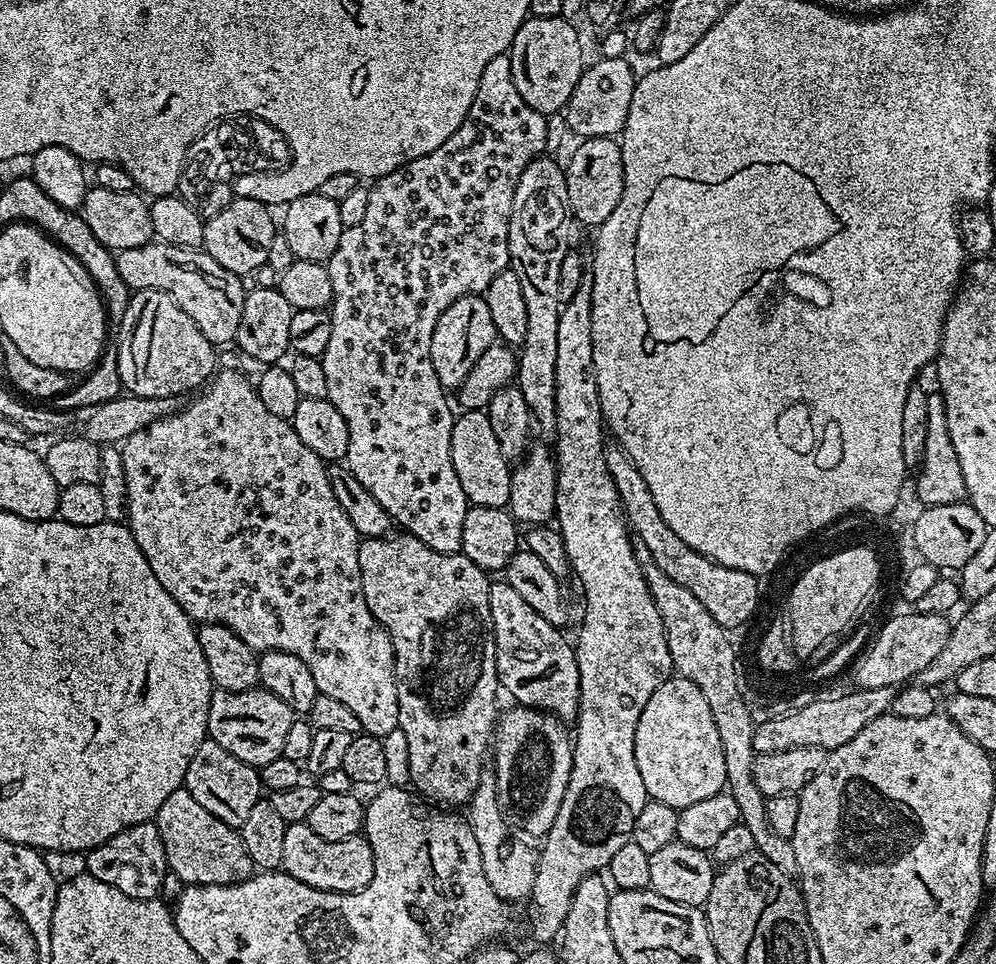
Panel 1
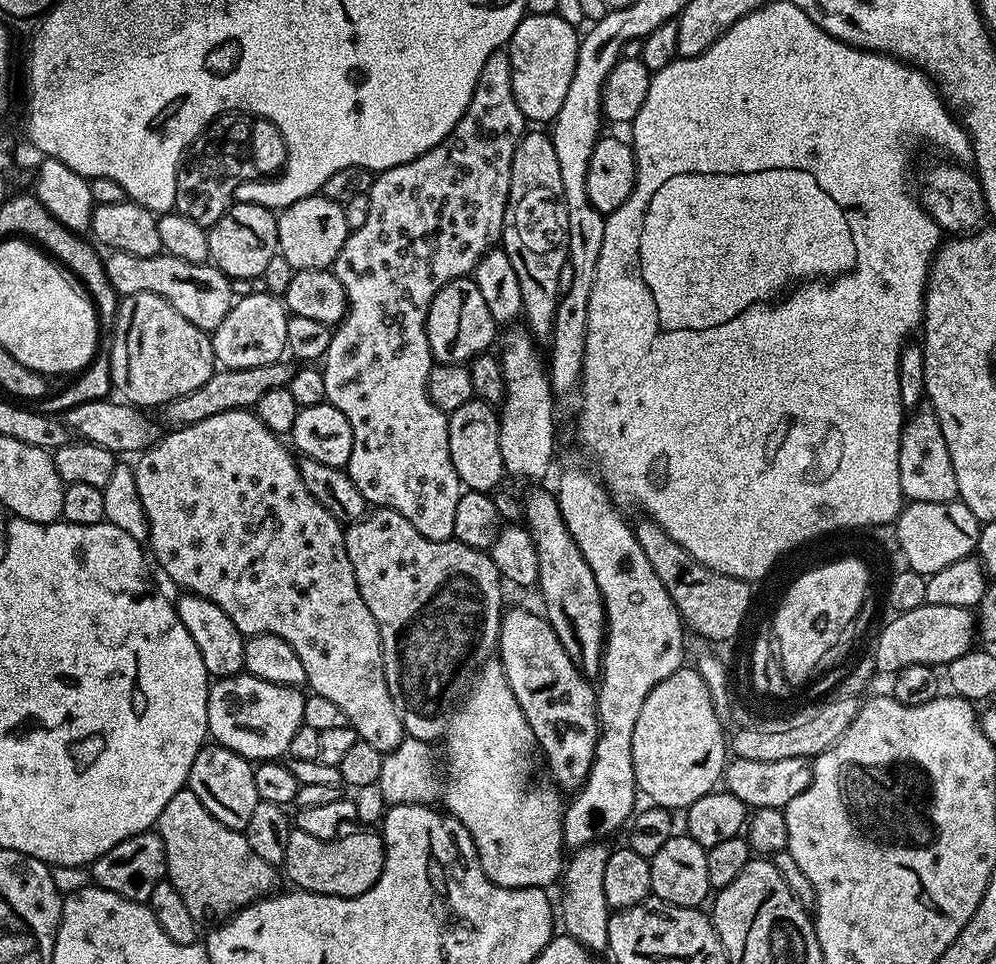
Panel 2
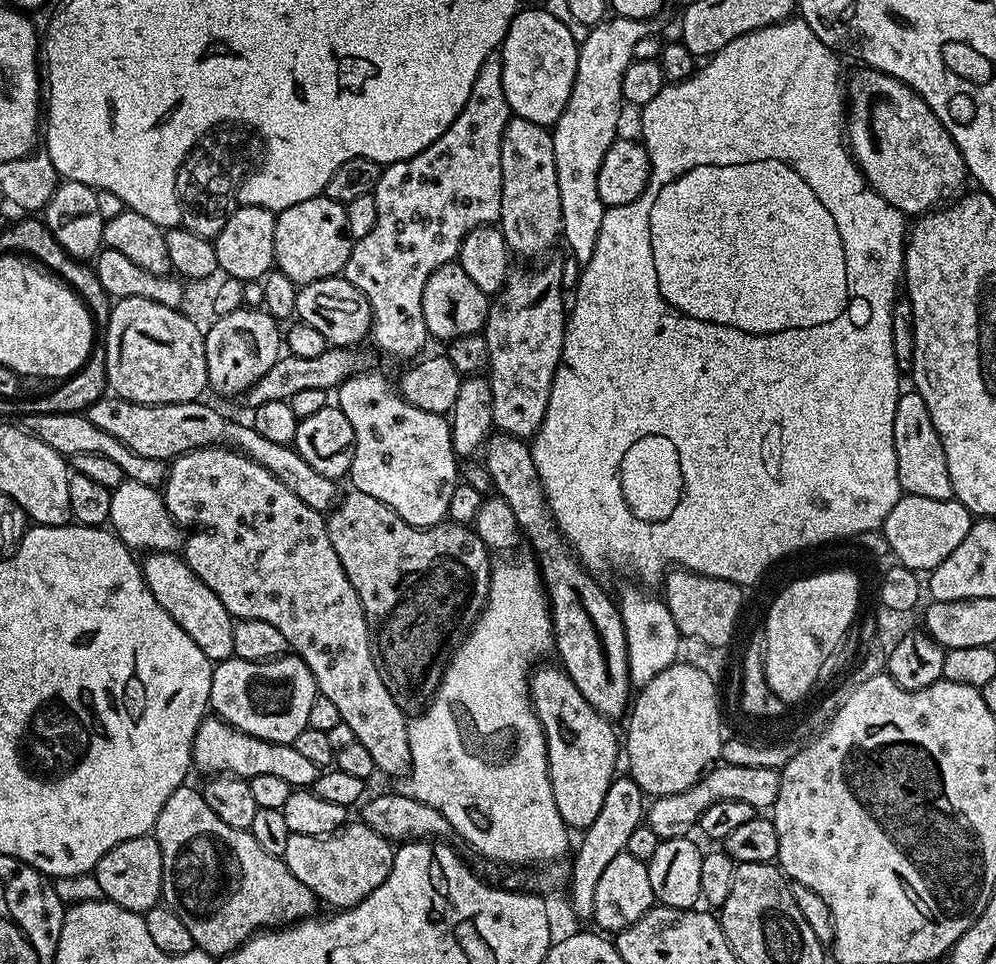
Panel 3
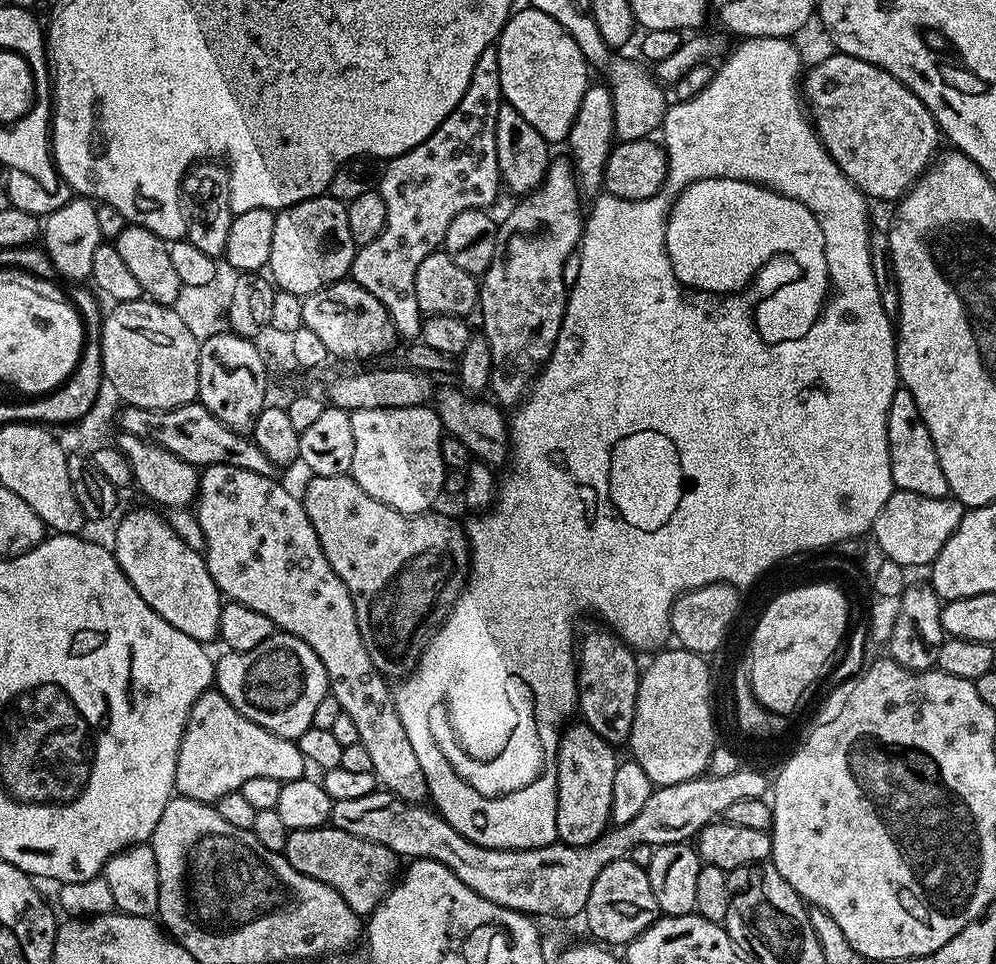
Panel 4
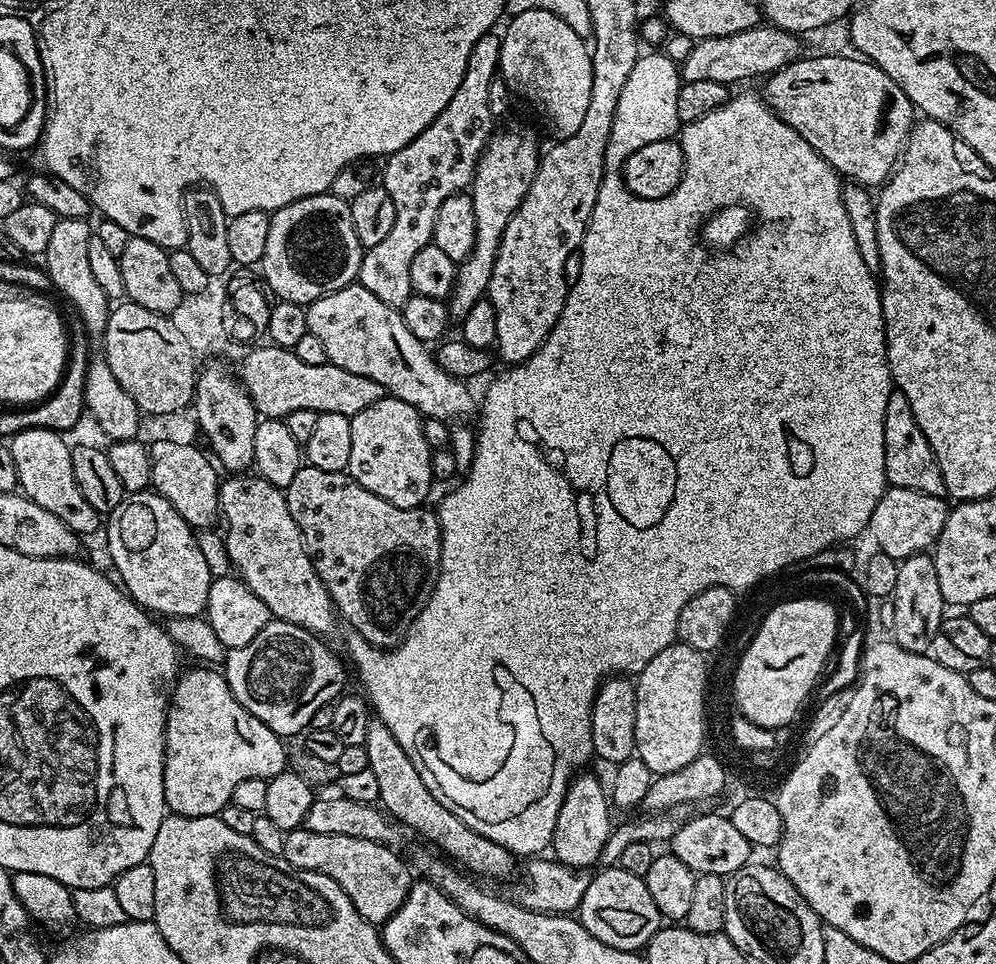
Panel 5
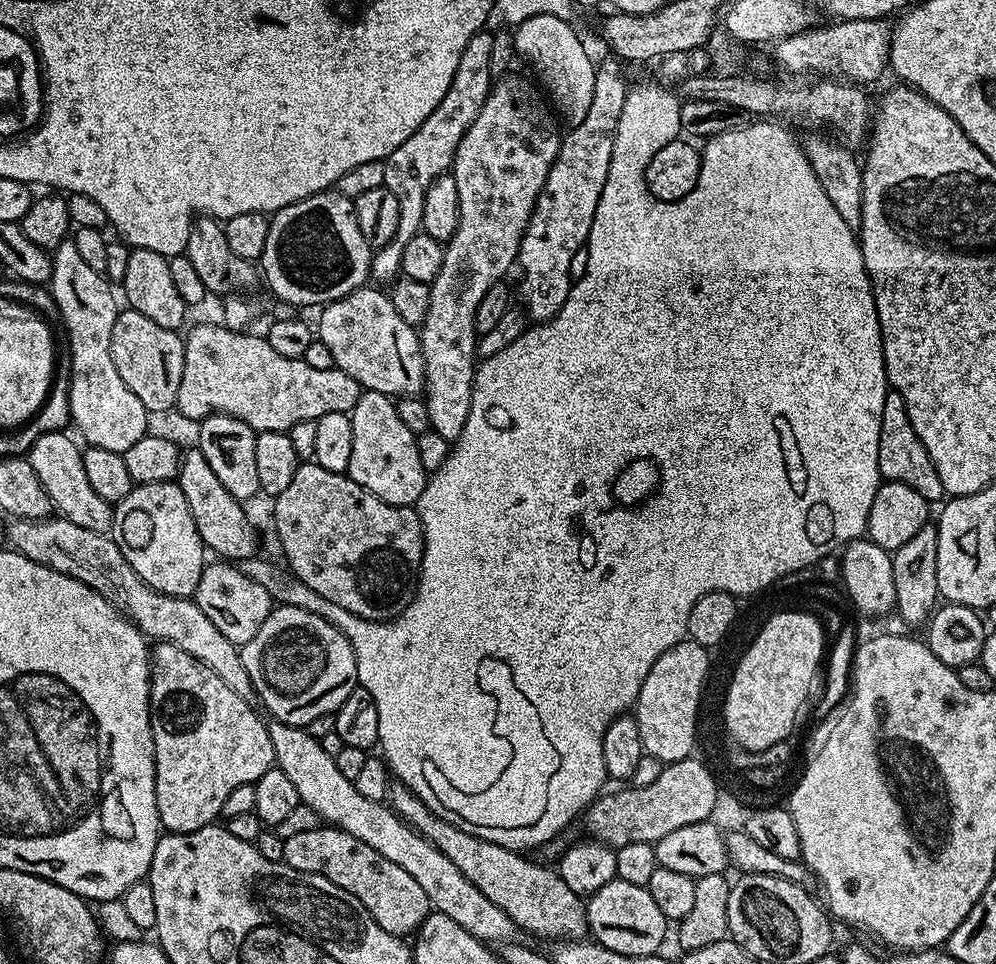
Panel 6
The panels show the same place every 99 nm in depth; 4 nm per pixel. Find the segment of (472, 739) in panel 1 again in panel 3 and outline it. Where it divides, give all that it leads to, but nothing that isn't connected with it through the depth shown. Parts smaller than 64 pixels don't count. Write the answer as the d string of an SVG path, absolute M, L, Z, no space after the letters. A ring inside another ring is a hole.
M355 490L349 493L345 500L343 497L336 507L327 513L330 546L334 546L334 554L338 554L338 562L342 562L342 570L346 570L346 578L350 578L350 586L354 586L362 610L366 614L368 637L372 640L372 652L376 656L378 674L382 674L382 682L386 682L386 690L390 690L390 698L398 702L398 706L405 714L419 714L428 707L432 697L436 694L436 689L440 686L440 678L444 675L446 667L446 653L455 649L465 635L472 631L473 624L480 617L480 612L484 609L485 602L488 601L488 587L493 566L493 561L488 560L490 549L484 545L482 538L478 538L478 534L468 524L445 522L429 528L415 528L410 526L410 522L398 518L398 514L390 510L390 506L378 502L378 498L370 498L370 494L362 494Z

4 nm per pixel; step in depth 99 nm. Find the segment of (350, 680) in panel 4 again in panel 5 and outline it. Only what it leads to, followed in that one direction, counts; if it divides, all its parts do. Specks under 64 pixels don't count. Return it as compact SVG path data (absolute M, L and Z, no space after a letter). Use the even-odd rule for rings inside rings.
M255 474L229 475L220 481L220 516L222 524L224 520L224 546L233 569L266 602L269 613L275 619L327 637L336 620L338 624L338 613L322 578L314 570L294 518L290 518L284 492ZM373 722L363 746L368 755L368 768L374 770L378 781L379 807L399 825L425 836L430 843L446 852L444 854L451 861L467 869L473 877L485 876L488 880L504 880L512 871L517 871L518 860L513 853L498 846L498 842L494 842L489 836L470 830L470 826L466 826L462 818L446 810L446 806L442 806L442 802L438 802L438 798L434 798L434 794L426 790L426 782L422 782L418 770L414 770L414 762L410 762L406 750L398 746L398 738L390 734L387 726Z

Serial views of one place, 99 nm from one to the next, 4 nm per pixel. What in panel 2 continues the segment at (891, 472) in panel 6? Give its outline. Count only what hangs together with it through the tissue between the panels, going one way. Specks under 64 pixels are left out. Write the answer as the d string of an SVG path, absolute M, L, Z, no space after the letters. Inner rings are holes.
M921 406L905 419L904 427L900 430L900 449L898 450L898 482L908 502L950 502L957 499L960 495L958 490L958 478L954 478L954 462L950 462L950 450L946 450L946 438L942 438L942 426L938 426L938 418L933 414L931 407Z

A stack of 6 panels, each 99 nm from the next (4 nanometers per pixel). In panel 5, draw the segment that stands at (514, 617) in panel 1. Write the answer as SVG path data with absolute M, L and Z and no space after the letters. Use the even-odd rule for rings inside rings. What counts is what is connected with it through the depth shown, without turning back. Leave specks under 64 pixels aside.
M577 775L564 795L562 806L558 810L558 822L554 822L551 855L571 868L588 870L591 869L591 864L599 865L600 855L614 827L614 820L608 817L608 808L610 809L610 796L605 785L604 788L600 785L599 778Z

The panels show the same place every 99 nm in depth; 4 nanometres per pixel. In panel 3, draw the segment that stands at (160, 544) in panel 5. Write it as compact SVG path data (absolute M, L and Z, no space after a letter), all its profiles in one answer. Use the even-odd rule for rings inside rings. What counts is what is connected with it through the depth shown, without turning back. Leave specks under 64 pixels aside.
M154 552L145 555L142 567L146 586L150 586L150 594L158 598L158 606L162 606L162 610L166 610L166 614L170 614L170 618L174 618L174 622L178 622L178 626L182 626L182 630L186 630L186 634L198 642L202 654L213 662L231 660L234 617L228 613L226 606L222 606L218 594L214 594L214 590L210 590L210 586L206 586L206 582L202 582L202 578L198 578L198 574L190 570L187 562L177 553Z

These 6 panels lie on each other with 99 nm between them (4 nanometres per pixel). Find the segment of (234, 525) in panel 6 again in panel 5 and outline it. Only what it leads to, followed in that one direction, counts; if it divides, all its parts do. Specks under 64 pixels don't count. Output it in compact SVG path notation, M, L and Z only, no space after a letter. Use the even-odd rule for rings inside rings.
M156 440L148 448L151 487L159 496L166 498L166 502L170 502L170 506L174 506L178 514L182 514L182 518L193 530L213 527L220 516L222 476L213 457L201 448L183 444L180 440Z

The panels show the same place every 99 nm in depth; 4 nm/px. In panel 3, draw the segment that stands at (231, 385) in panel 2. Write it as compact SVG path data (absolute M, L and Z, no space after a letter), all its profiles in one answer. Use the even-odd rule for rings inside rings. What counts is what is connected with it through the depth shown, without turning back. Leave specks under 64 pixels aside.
M359 347L351 348L329 348L315 358L298 358L291 354L281 355L279 360L250 386L246 393L249 409L255 410L262 406L262 402L282 402L294 398L294 394L299 394L301 390L322 390L331 393L333 390L346 383L352 376L359 376L362 372L367 372L373 367L377 353L359 352Z

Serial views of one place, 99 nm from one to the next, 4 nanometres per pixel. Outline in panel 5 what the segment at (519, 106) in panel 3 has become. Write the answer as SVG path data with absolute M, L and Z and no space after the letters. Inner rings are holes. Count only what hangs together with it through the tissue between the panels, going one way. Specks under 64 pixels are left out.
M526 10L507 22L508 29L503 29L500 37L499 75L504 77L517 97L525 96L548 119L557 141L570 138L570 134L574 134L574 130L582 126L582 118L586 118L586 110L590 107L593 68L589 45L581 36L574 34L574 30L570 30L570 26L562 22L562 18L554 18L554 14L546 10Z

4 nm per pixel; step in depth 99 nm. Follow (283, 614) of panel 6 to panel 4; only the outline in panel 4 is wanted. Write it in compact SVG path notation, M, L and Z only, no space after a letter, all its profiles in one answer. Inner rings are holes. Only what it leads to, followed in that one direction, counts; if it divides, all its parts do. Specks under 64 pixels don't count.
M276 630L266 642L254 646L254 650L228 650L223 654L225 656L214 664L214 684L232 703L234 710L287 740L297 740L312 727L314 709L324 696L329 695L328 675L318 654L314 654L302 638Z

